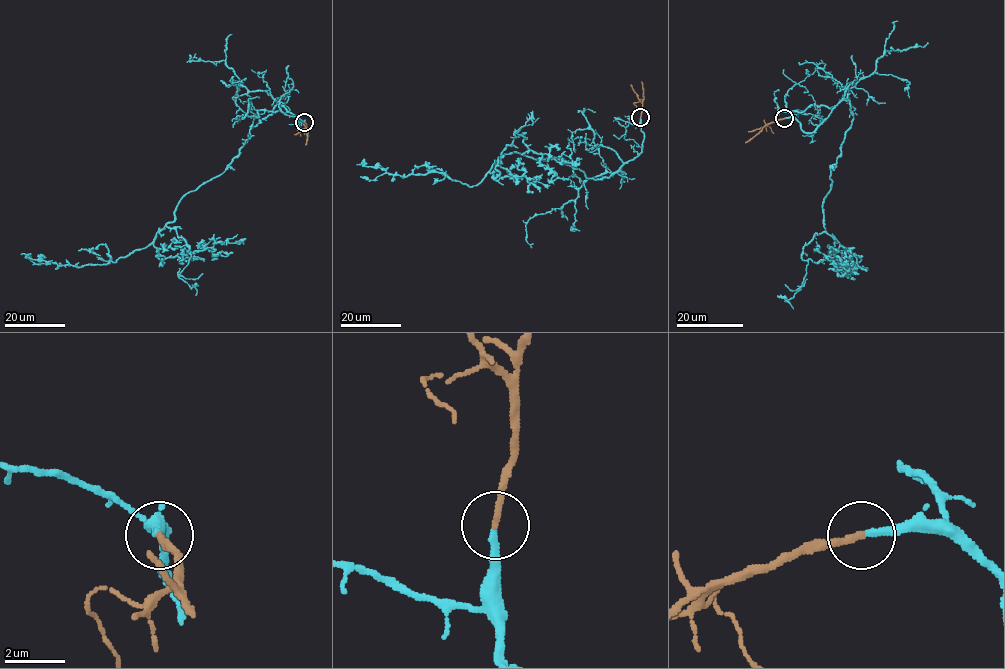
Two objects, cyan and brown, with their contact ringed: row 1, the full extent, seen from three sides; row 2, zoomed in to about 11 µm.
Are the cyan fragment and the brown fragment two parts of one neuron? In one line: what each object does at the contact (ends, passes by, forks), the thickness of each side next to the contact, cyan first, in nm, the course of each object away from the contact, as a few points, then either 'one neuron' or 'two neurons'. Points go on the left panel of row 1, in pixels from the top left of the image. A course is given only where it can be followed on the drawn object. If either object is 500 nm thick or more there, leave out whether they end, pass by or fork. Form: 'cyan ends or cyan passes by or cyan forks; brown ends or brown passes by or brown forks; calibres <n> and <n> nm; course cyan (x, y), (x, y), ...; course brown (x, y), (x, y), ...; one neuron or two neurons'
cyan ends; brown ends; calibres 240 and 220 nm; course cyan (305, 122), (308, 136), (277, 105), (223, 172), (182, 198), (152, 242), (116, 262), (80, 267), (20, 254); course brown (305, 122), (308, 135), (305, 145); one neuron

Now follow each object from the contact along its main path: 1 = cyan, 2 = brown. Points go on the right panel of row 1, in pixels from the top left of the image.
1: (785, 118), (811, 133), (842, 100), (850, 103), (823, 224), (860, 260), (847, 277), (836, 263)
2: (784, 118), (767, 123), (745, 143)

